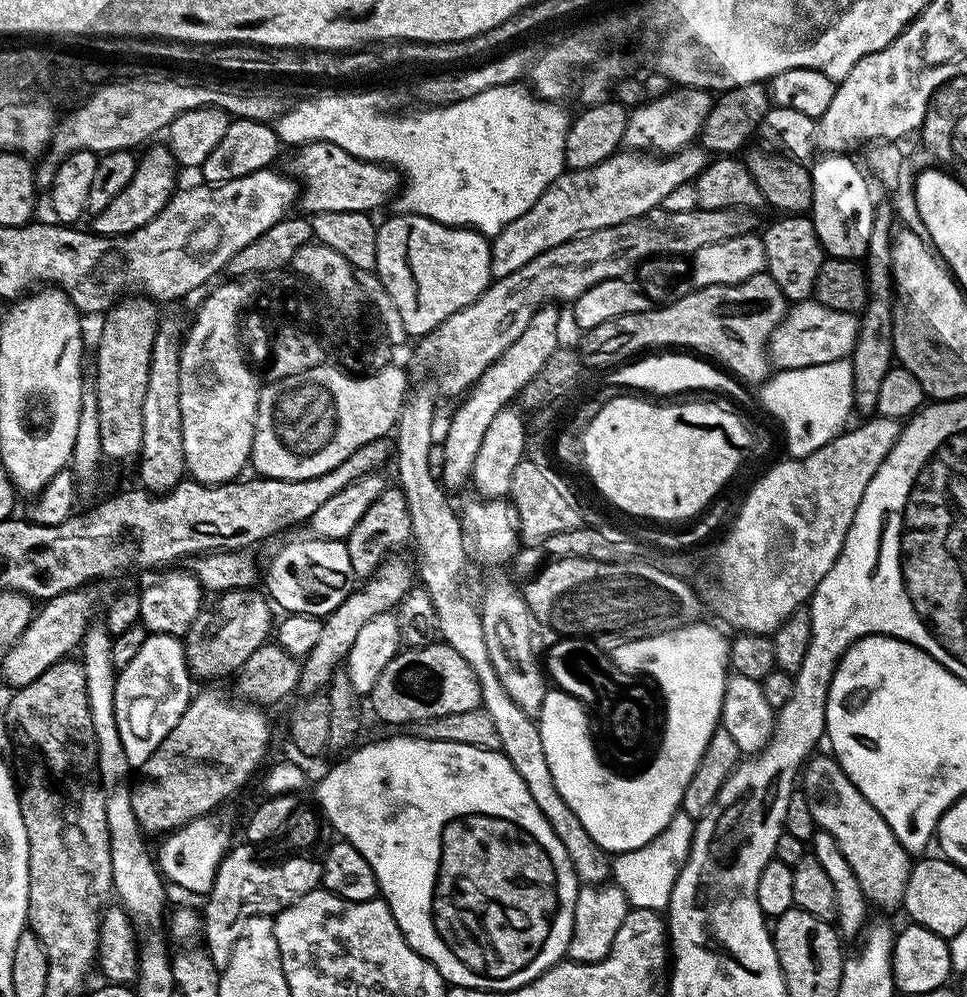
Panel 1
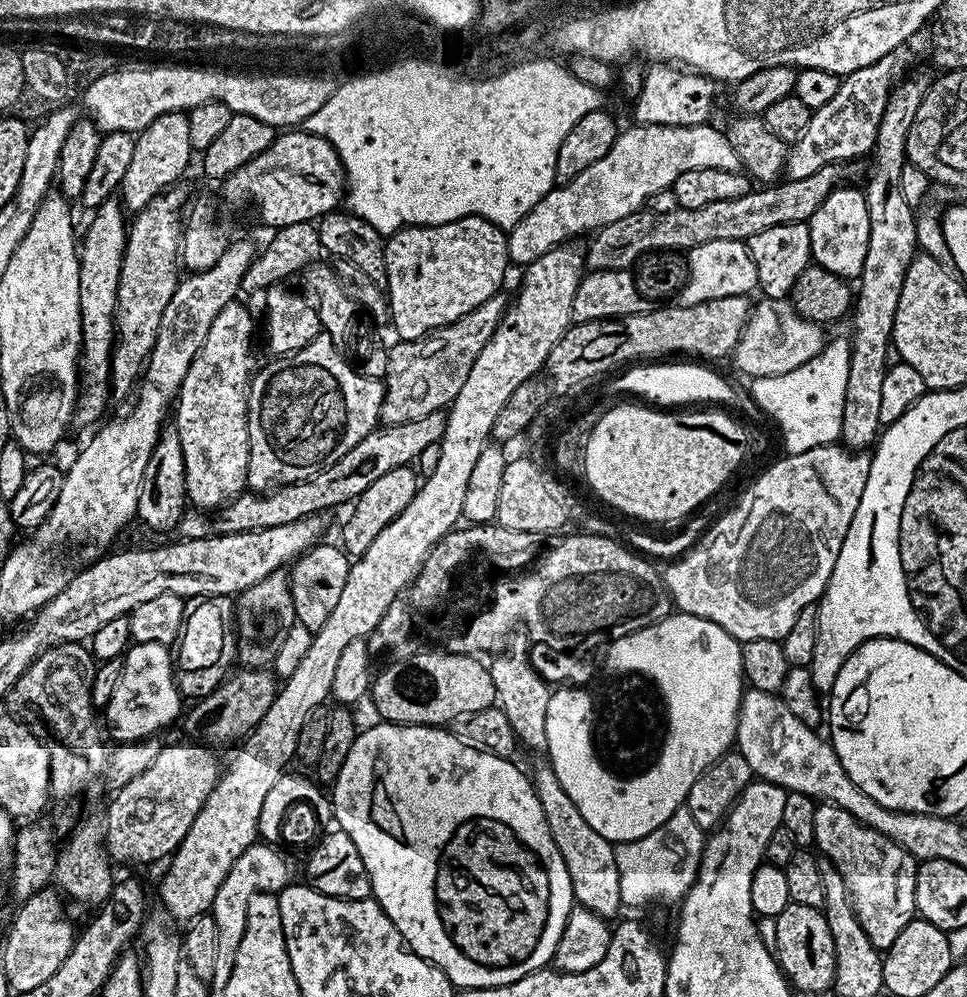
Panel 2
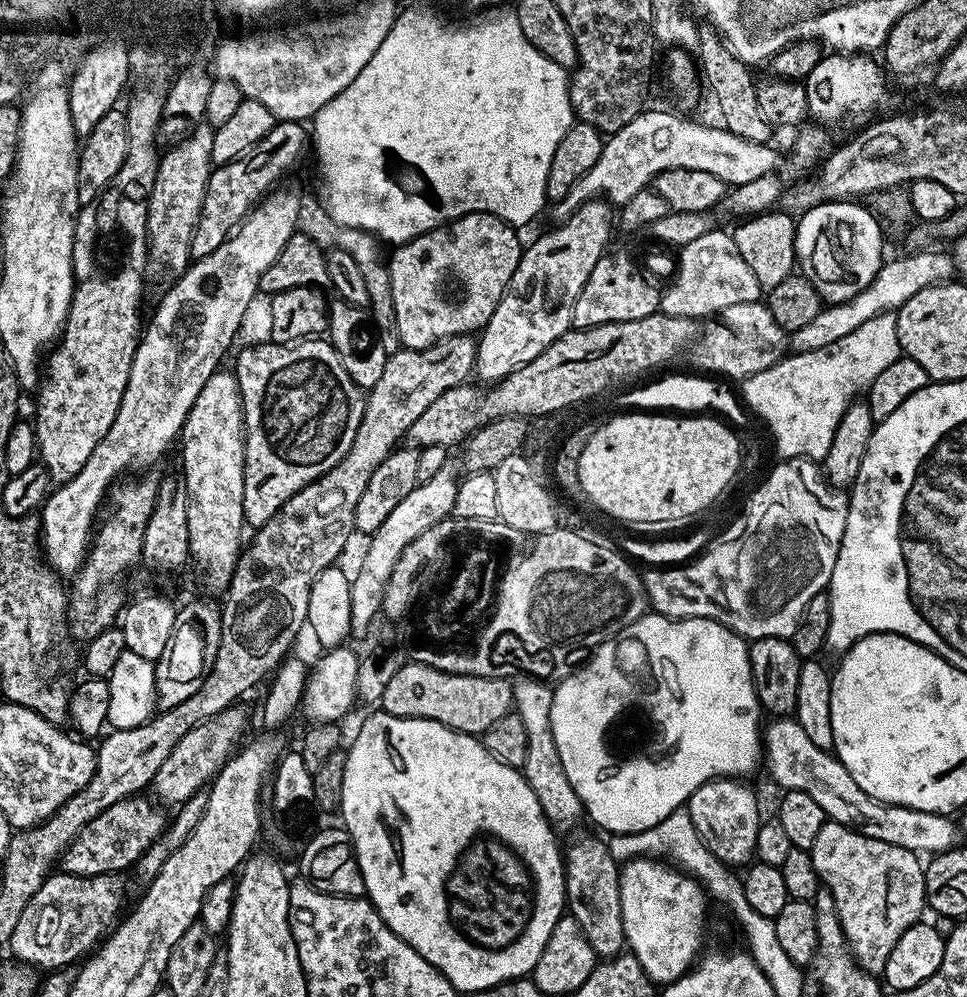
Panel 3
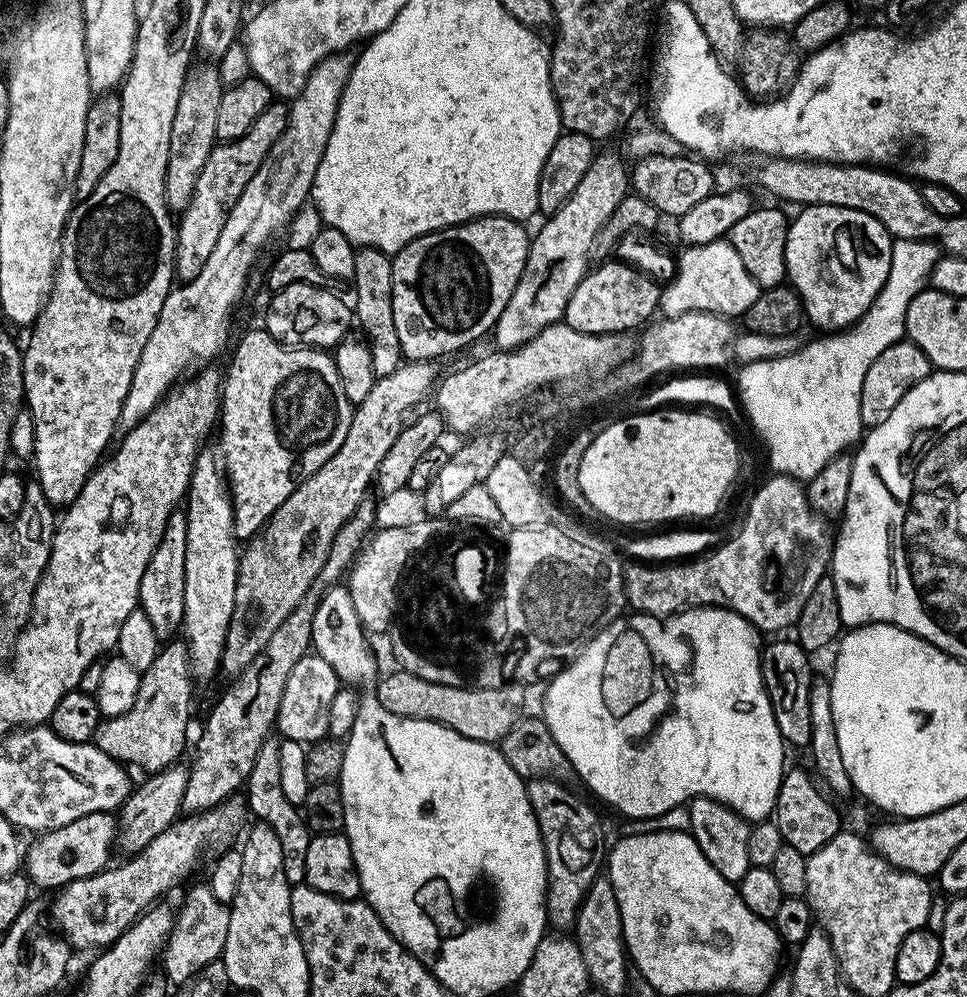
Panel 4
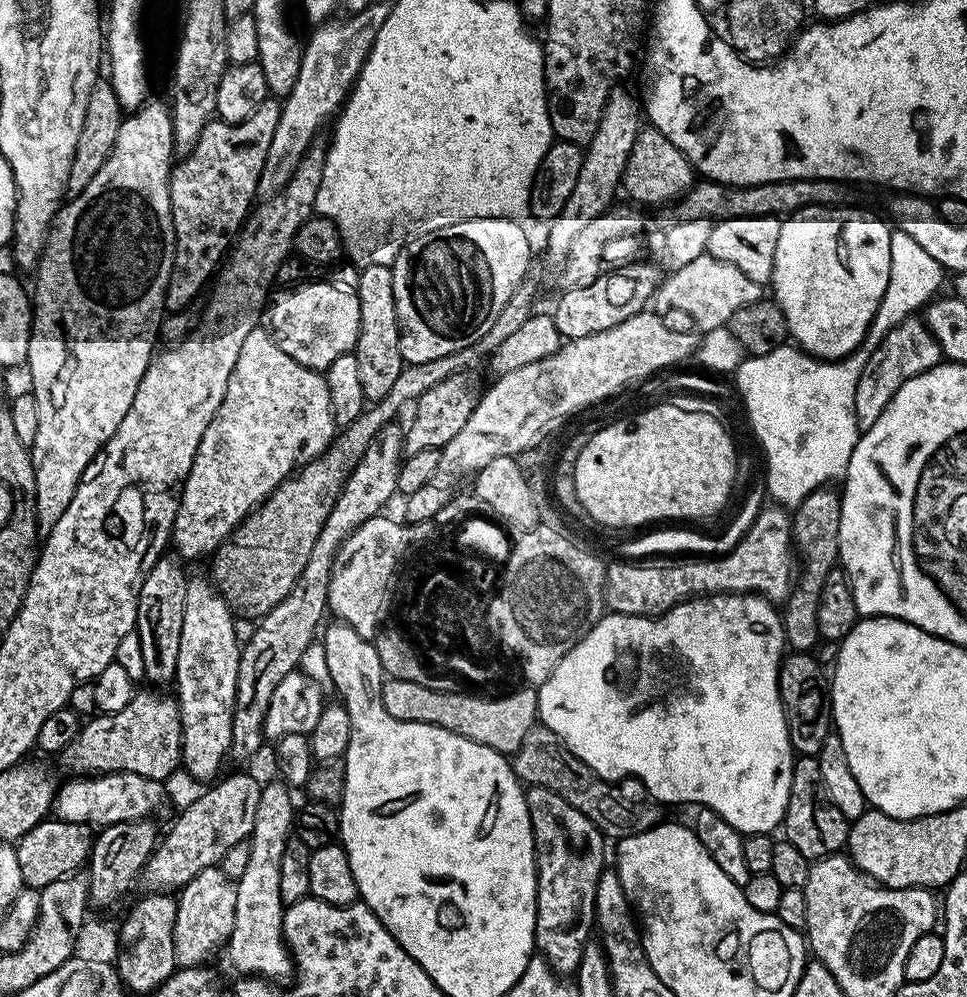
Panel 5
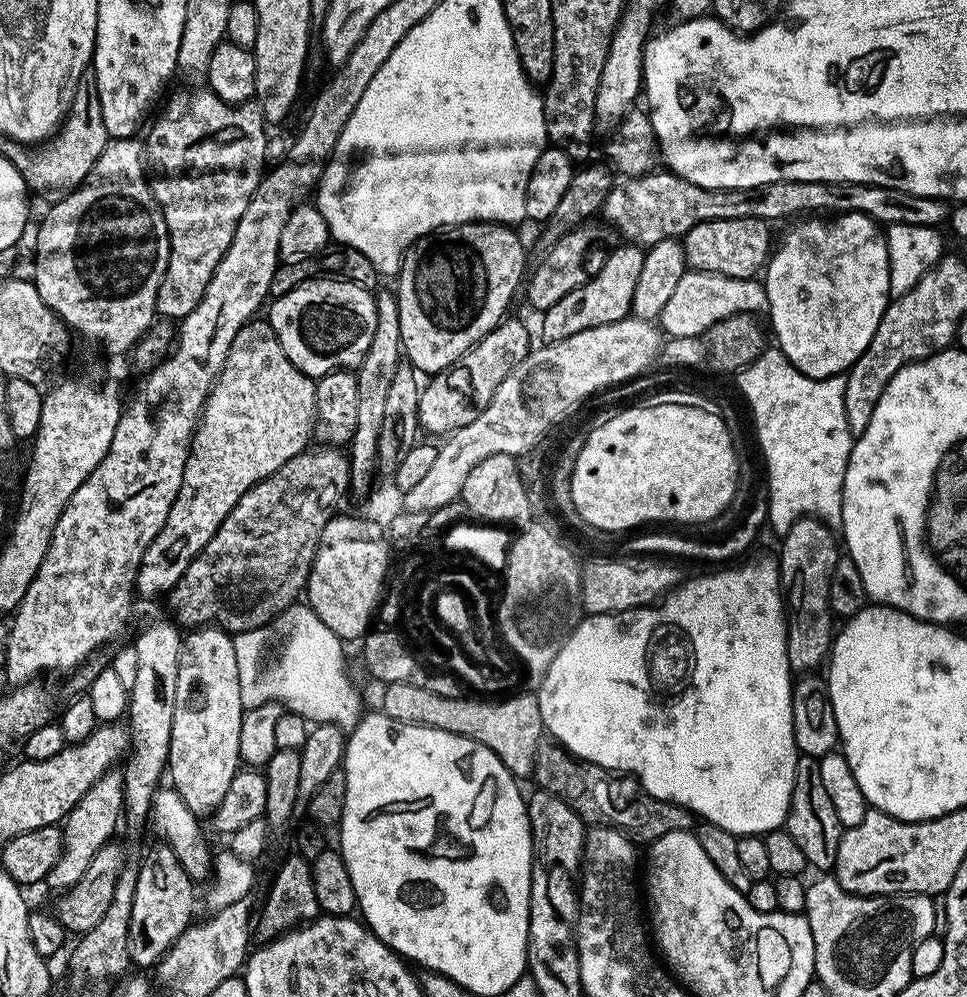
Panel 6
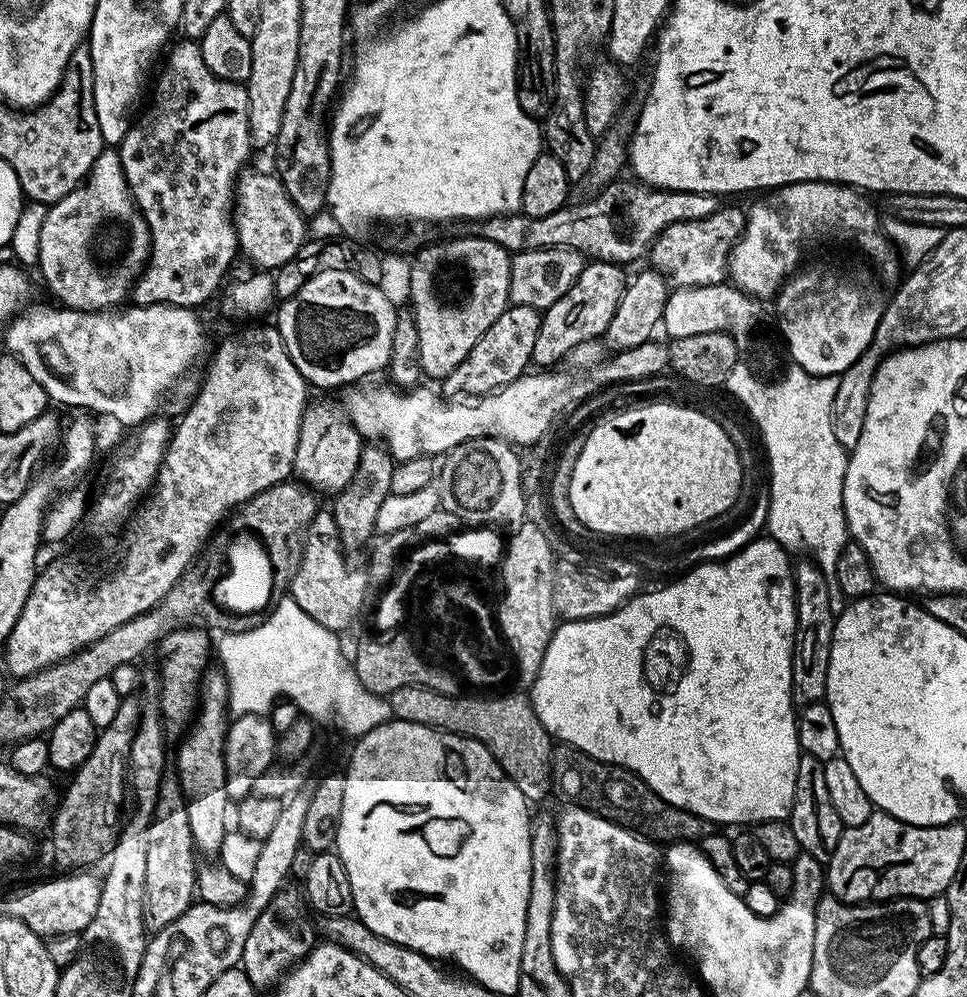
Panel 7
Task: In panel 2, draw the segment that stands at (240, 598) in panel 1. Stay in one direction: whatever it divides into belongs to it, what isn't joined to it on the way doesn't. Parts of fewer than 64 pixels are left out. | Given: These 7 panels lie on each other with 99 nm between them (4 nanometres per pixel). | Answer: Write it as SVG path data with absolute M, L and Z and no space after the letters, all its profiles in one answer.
M205 596L193 604L196 605L187 609L184 627L180 630L174 671L181 697L203 698L224 683L230 672L228 667L237 663L236 617L233 601L226 596Z

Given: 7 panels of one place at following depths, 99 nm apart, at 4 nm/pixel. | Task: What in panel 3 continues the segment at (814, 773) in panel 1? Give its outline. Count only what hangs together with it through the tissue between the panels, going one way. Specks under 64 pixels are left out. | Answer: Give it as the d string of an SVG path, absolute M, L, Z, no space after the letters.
M831 822L824 823L822 830L818 830L818 838L814 838L810 851L814 870L820 876L821 885L832 895L836 903L838 918L842 922L842 930L846 934L852 957L864 972L879 977L886 966L886 958L890 958L890 950L894 950L895 944L898 943L898 938L902 938L902 934L906 934L910 926L921 923L923 916L920 915L926 912L925 865L921 857L902 846L890 846L890 842L866 838L866 834L858 834L852 828Z

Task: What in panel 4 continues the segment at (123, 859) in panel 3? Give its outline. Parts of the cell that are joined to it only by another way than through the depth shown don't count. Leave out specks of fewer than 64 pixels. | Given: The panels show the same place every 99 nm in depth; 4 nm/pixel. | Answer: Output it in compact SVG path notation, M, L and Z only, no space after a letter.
M95 812L86 814L70 826L58 826L49 832L41 832L32 845L27 845L22 856L22 868L29 881L40 888L59 890L70 882L90 878L109 867L108 860L116 848L118 820L113 813Z

